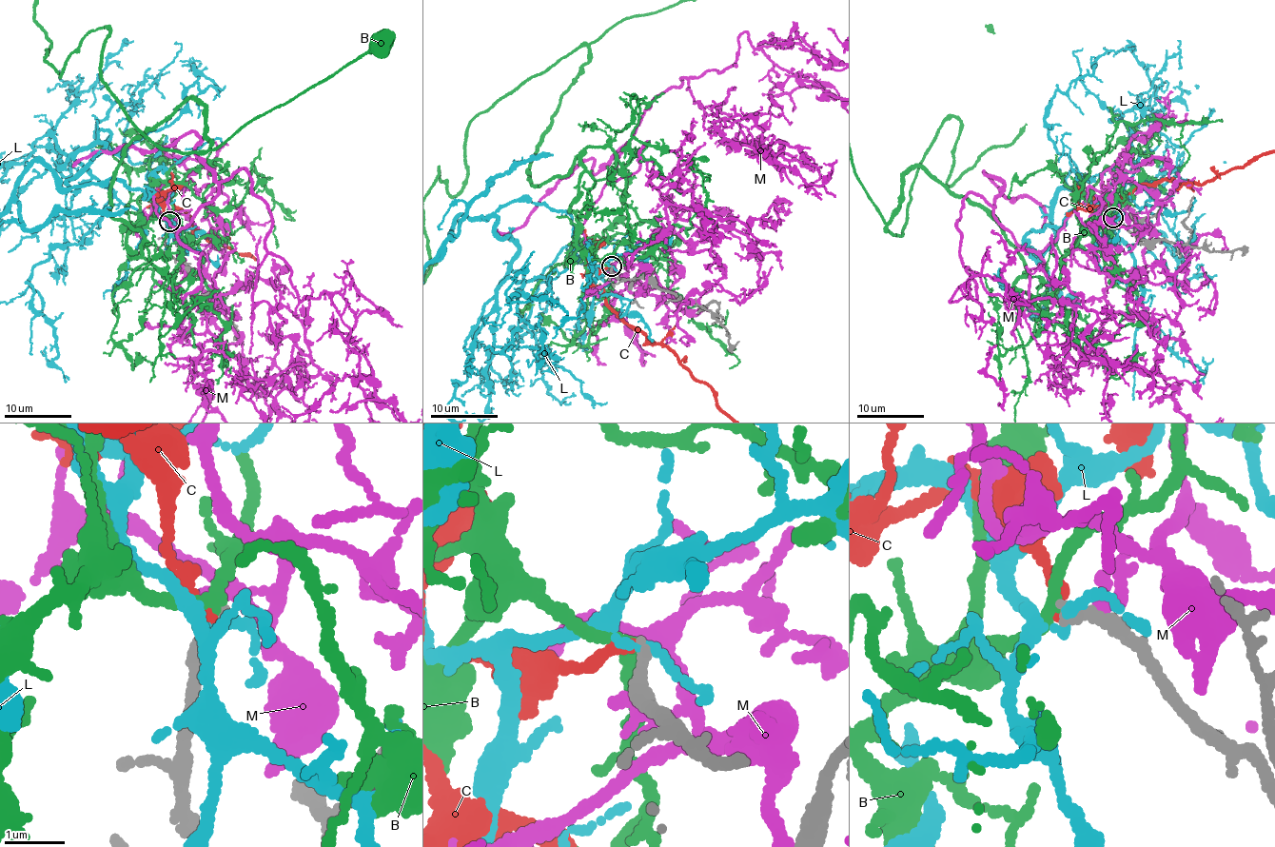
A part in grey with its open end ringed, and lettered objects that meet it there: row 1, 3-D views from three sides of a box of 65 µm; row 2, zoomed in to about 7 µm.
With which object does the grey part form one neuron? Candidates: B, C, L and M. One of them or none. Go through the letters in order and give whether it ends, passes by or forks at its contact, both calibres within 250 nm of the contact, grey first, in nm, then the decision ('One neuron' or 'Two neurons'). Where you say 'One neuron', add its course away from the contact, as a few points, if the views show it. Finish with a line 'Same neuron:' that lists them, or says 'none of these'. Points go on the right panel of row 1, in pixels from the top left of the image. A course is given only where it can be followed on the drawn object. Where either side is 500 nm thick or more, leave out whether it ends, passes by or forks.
B: It passes by. Thickness 240 nm (grey) against 160 nm. One neuron. Its course: (1114, 218), (1062, 260), (1058, 289), (1028, 295), (1022, 255), (916, 167), (885, 223)
C: It ends there. Thickness 240 nm (grey) against 170 nm. Two neurons
L: It forks there. Thickness 240 nm (grey) against 120 nm. Two neurons
M: It passes by. Thickness 280 nm (grey) against 160 nm. Two neurons
Same neuron: B

